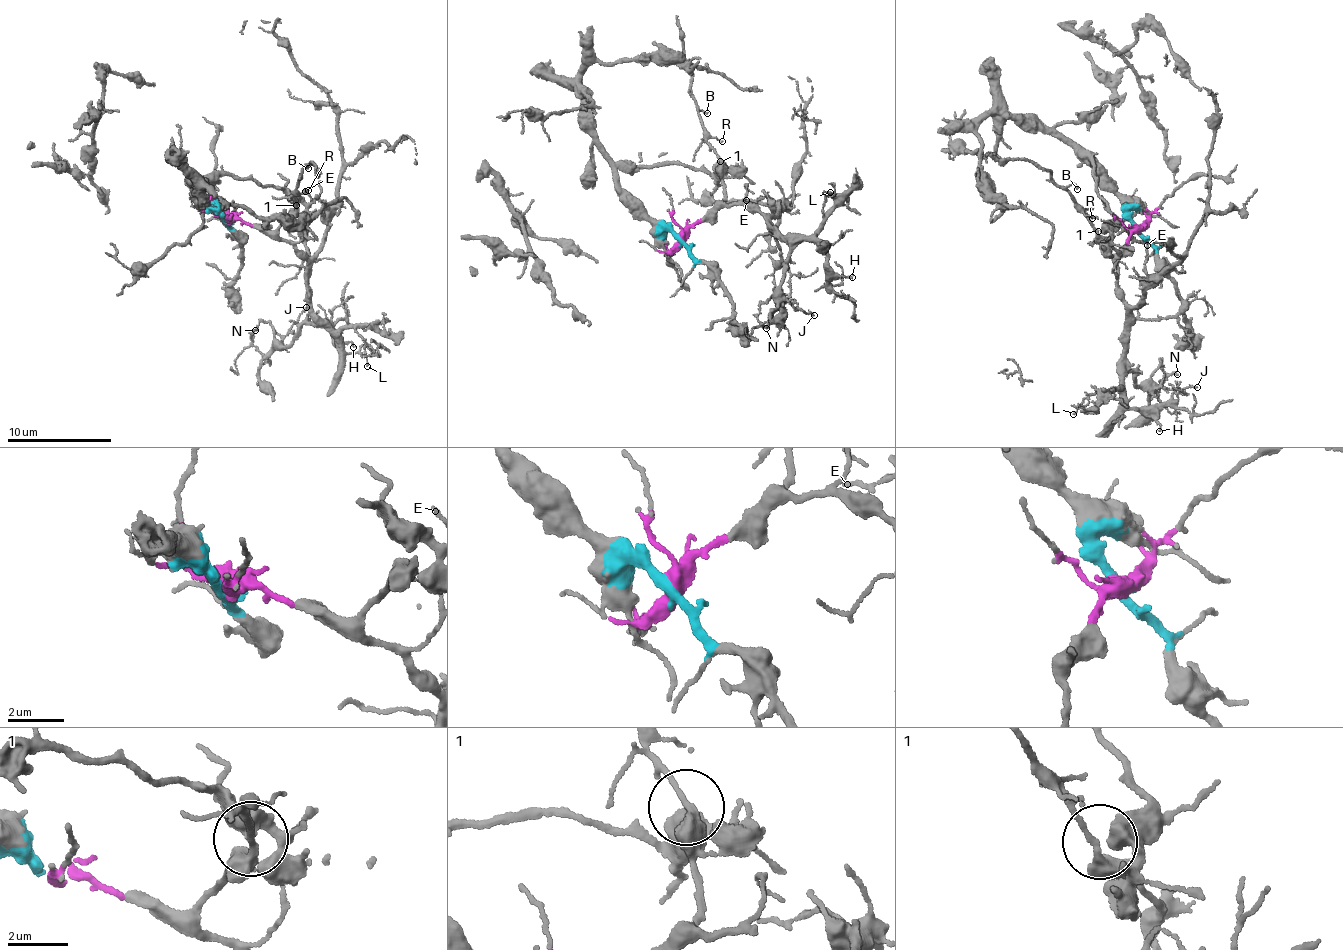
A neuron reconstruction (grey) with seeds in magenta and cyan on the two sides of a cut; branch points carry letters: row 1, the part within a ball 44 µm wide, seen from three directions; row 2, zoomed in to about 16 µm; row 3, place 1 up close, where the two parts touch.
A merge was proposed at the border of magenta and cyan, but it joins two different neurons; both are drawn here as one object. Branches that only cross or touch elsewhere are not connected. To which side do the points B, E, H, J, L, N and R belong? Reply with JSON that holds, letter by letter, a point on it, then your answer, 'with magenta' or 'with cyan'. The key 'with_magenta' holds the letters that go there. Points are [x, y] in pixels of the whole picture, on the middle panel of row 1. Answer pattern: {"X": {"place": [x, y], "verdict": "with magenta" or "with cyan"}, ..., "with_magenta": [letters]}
{"B": {"place": [707, 113], "verdict": "with magenta"}, "E": {"place": [746, 200], "verdict": "with magenta"}, "H": {"place": [852, 277], "verdict": "with magenta"}, "J": {"place": [814, 315], "verdict": "with magenta"}, "L": {"place": [830, 192], "verdict": "with magenta"}, "N": {"place": [766, 328], "verdict": "with magenta"}, "R": {"place": [722, 141], "verdict": "with magenta"}, "with_magenta": ["B", "E", "H", "J", "L", "N", "R"]}

